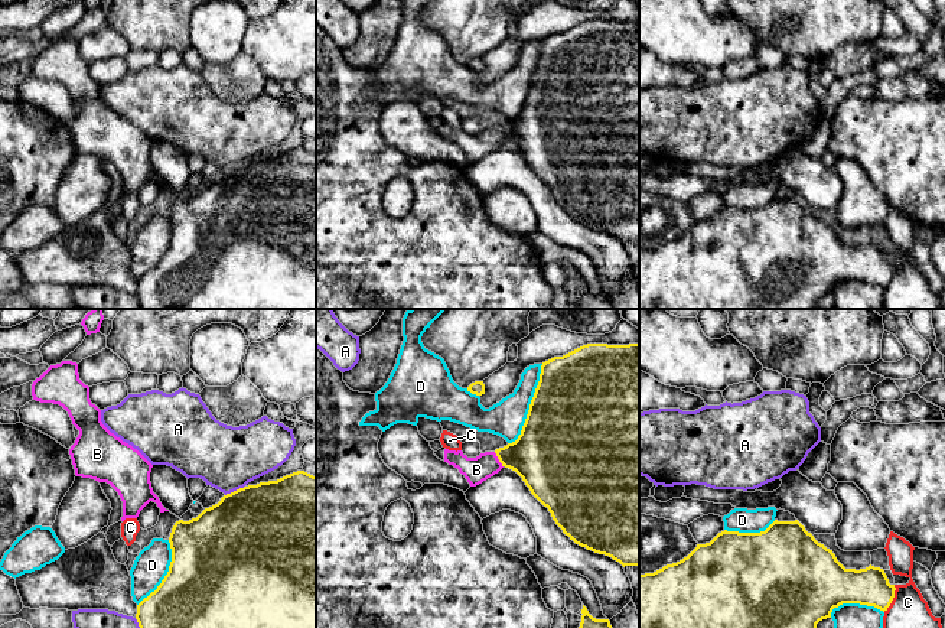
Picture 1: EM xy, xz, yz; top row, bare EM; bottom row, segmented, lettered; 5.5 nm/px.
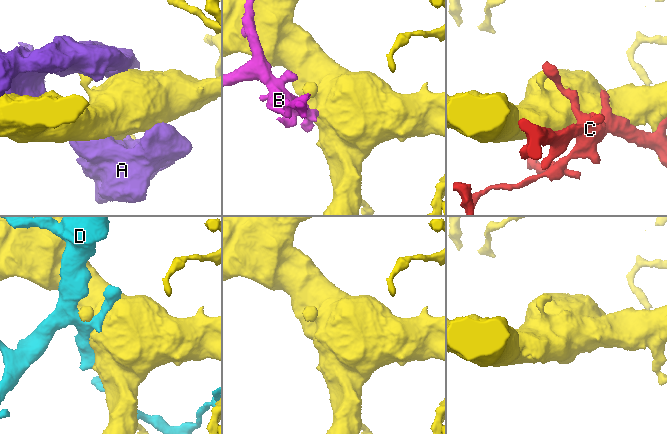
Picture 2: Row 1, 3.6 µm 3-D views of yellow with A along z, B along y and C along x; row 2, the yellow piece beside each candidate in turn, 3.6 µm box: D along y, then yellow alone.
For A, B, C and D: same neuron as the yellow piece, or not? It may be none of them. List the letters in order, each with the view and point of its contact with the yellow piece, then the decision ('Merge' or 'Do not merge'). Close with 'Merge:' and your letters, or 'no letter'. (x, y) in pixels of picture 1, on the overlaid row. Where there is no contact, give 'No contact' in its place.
A: Touches yellow at xy (234, 491). Do not merge
B: Touches yellow at xz (498, 458). Merge
C: Touches yellow at yz (893, 596). Do not merge
D: Touches yellow at xz (530, 406). Do not merge
Merge: B

